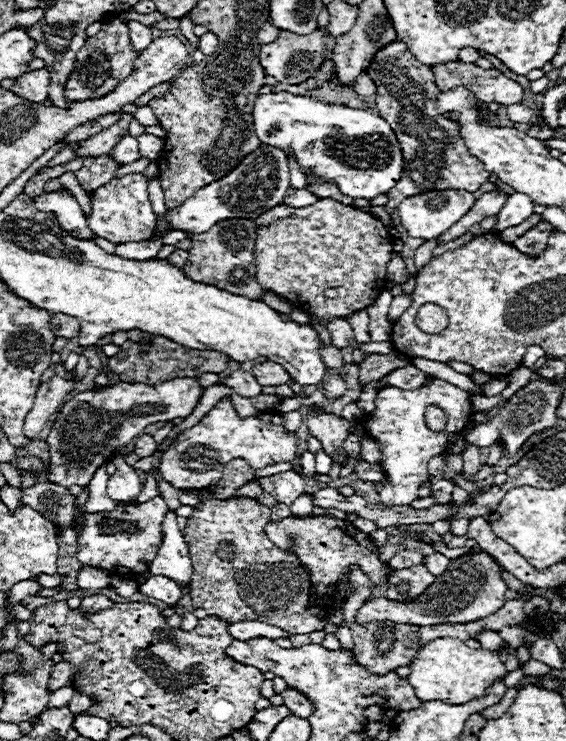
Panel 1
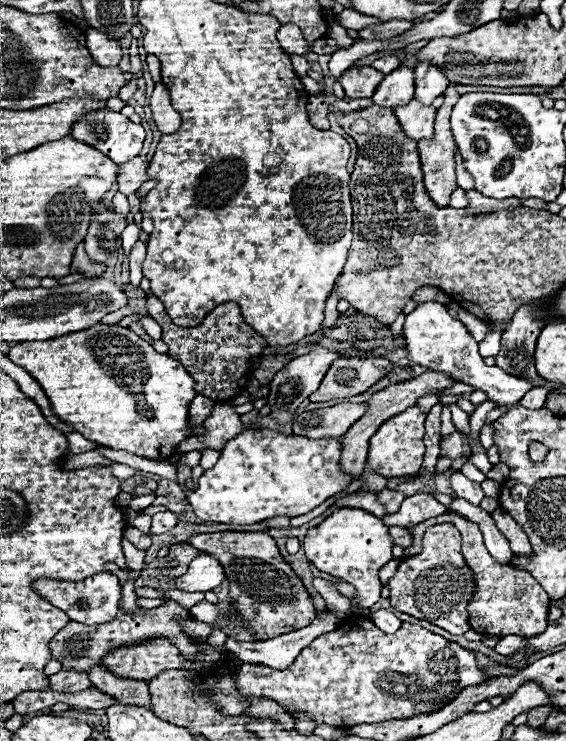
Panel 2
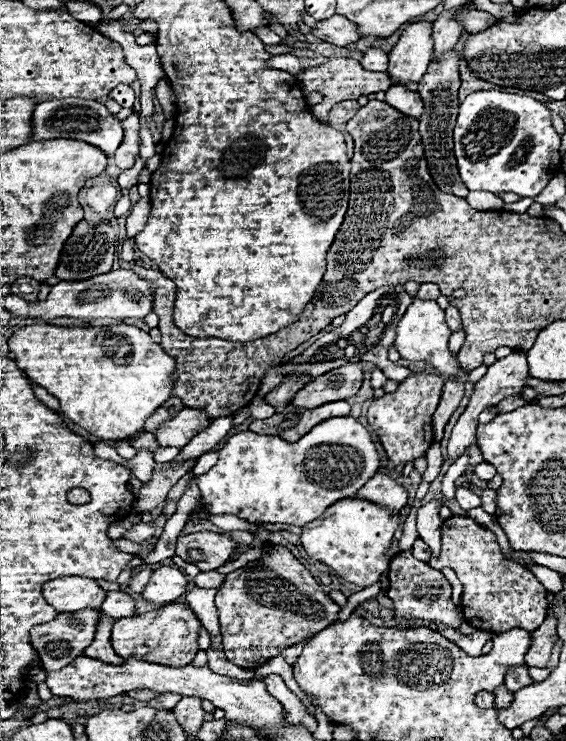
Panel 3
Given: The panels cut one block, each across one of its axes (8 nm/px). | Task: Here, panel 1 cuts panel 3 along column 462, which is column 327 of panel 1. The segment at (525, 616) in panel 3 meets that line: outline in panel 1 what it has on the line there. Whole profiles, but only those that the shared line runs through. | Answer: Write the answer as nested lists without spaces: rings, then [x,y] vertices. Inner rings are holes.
[[[312,516],[312,518],[284,518],[282,522],[268,522],[266,534],[270,542],[274,542],[280,550],[292,550],[298,556],[300,564],[310,572],[312,596],[310,602],[316,608],[322,608],[326,614],[330,612],[332,600],[344,602],[350,594],[354,594],[354,586],[348,582],[338,584],[344,574],[350,574],[350,564],[360,566],[360,570],[370,578],[370,586],[386,586],[392,568],[380,560],[380,548],[370,540],[368,534],[356,530],[348,520],[328,518],[328,516]]]

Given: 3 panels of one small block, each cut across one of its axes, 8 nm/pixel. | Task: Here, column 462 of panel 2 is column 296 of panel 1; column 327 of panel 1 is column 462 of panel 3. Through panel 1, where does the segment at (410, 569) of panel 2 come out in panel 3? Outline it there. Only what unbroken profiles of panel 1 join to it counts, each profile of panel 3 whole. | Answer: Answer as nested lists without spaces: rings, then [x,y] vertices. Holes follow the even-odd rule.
[[[400,552],[390,562],[388,578],[390,578],[388,598],[394,602],[396,616],[406,620],[412,620],[412,618],[436,620],[448,628],[460,630],[464,618],[460,614],[460,608],[452,602],[452,584],[446,580],[446,576],[440,570],[434,570],[426,562],[416,560],[412,552]]]

